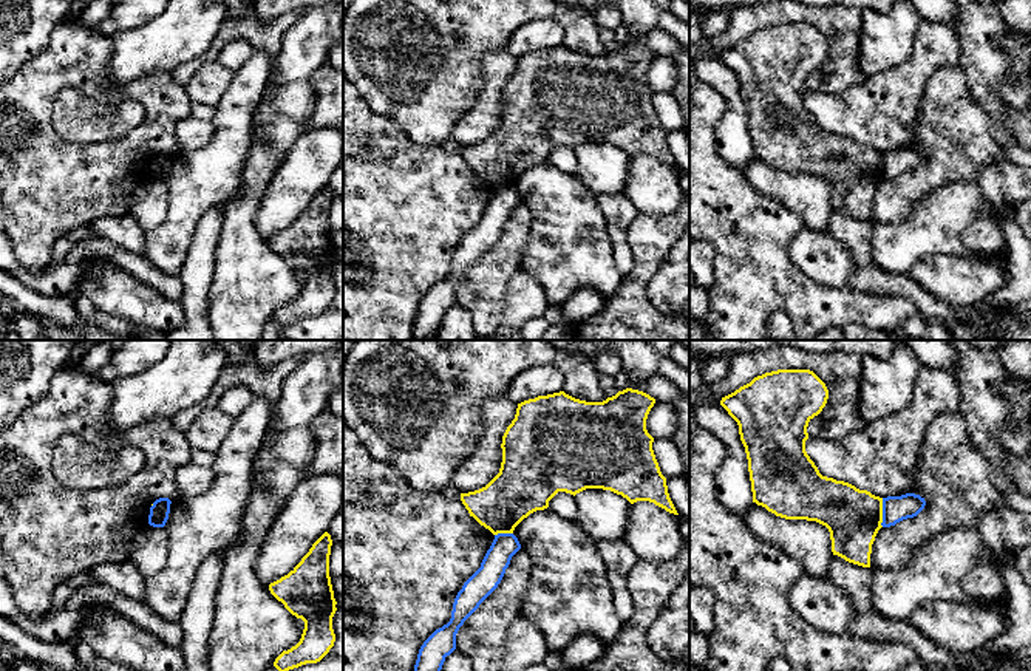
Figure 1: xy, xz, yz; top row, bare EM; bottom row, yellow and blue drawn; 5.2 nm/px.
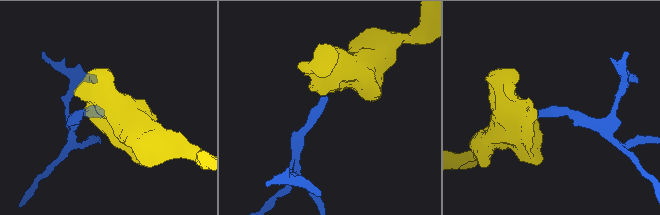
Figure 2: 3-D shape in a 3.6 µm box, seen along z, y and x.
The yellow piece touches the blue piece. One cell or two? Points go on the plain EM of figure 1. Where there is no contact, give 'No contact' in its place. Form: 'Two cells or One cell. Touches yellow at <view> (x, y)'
Two cells. Touches yellow at yz (881, 166)

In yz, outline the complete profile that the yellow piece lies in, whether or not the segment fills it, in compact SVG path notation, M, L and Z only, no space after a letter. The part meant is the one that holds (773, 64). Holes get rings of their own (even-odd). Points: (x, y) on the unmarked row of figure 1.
M778 23L722 51L720 59L739 79L753 156L785 173L825 179L833 209L870 221L883 152L822 130L805 105L808 76L827 53L829 43L813 25Z

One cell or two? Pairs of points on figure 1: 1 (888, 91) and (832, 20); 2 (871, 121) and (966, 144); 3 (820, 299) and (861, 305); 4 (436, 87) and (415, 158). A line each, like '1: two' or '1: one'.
1: two
2: two
3: one
4: two

